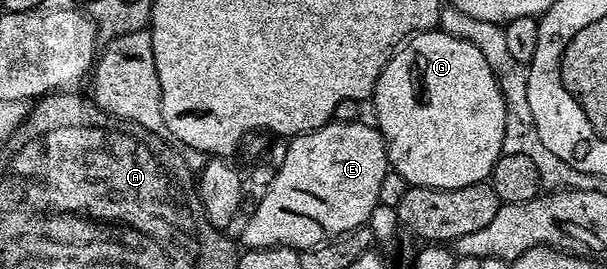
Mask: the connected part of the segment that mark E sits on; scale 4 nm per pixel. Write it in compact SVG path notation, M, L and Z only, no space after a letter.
M329 120L324 126L318 127L305 134L297 134L288 142L286 148L286 160L276 167L276 175L266 192L262 201L255 203L252 215L248 218L248 223L244 226L244 246L250 250L261 250L271 246L289 246L291 250L305 250L311 246L316 246L320 242L326 242L329 238L337 238L339 234L350 232L350 228L358 228L365 225L371 219L374 208L378 205L378 187L382 185L382 176L390 169L388 164L388 149L384 147L384 137L380 135L379 129L375 125L367 126L364 122L336 122Z

